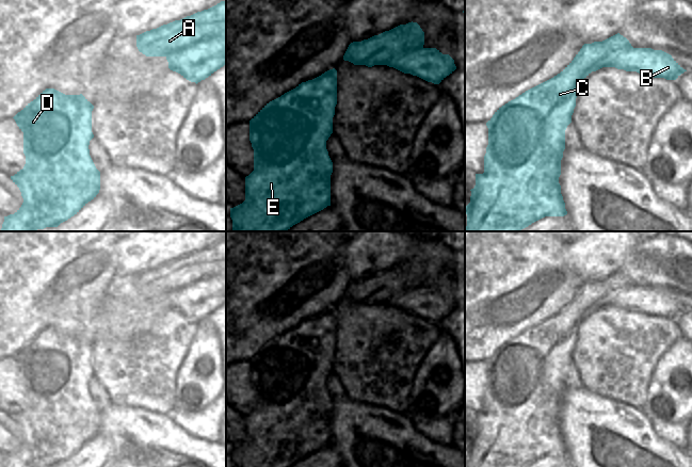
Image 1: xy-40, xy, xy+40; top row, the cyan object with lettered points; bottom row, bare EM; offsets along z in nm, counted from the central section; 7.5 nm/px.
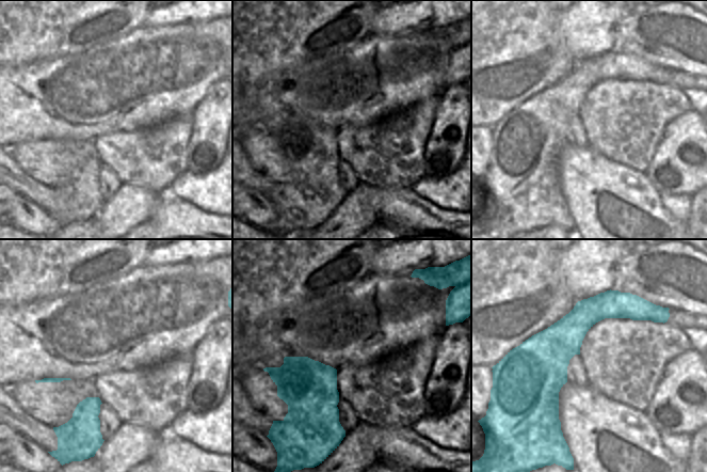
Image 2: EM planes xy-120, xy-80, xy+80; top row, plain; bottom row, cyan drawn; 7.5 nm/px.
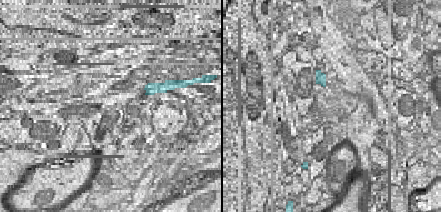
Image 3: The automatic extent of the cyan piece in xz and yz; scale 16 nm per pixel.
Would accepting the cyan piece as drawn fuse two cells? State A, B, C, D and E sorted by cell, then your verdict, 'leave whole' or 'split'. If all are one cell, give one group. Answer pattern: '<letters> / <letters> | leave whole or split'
A C D E / B | split

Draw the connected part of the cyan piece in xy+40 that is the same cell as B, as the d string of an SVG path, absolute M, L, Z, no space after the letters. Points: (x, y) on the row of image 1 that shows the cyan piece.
M624 48L611 52L608 59L602 59L604 67L615 67L626 71L637 71L654 78L676 80L683 69L671 54L651 48Z

